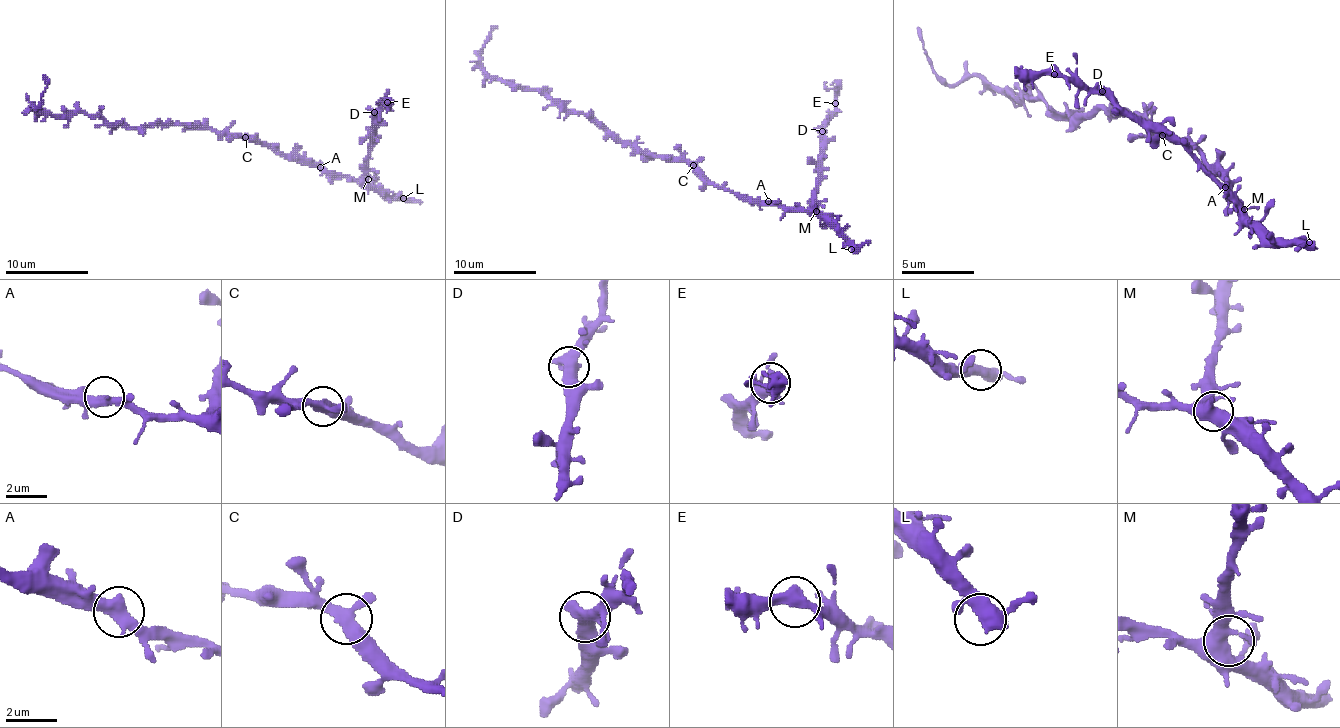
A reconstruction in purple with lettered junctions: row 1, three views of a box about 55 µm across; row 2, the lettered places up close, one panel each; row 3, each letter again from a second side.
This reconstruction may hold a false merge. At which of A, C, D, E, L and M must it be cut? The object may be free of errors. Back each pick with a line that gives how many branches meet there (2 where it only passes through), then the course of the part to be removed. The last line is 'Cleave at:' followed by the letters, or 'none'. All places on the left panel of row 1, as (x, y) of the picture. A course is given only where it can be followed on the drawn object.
Cleave at: none

